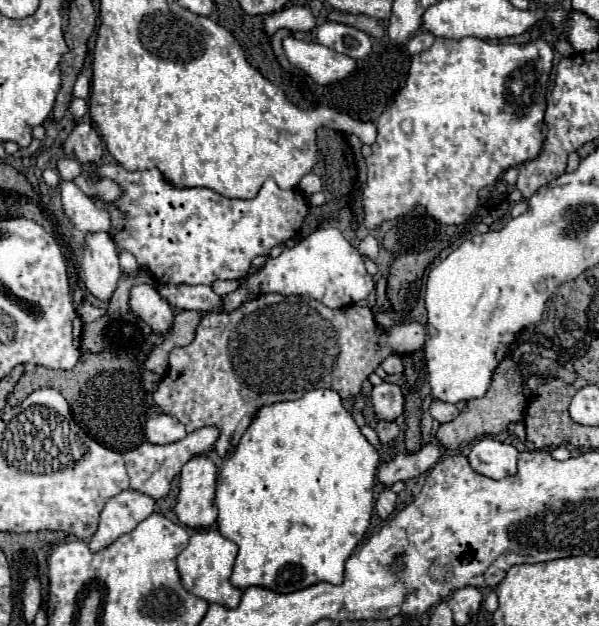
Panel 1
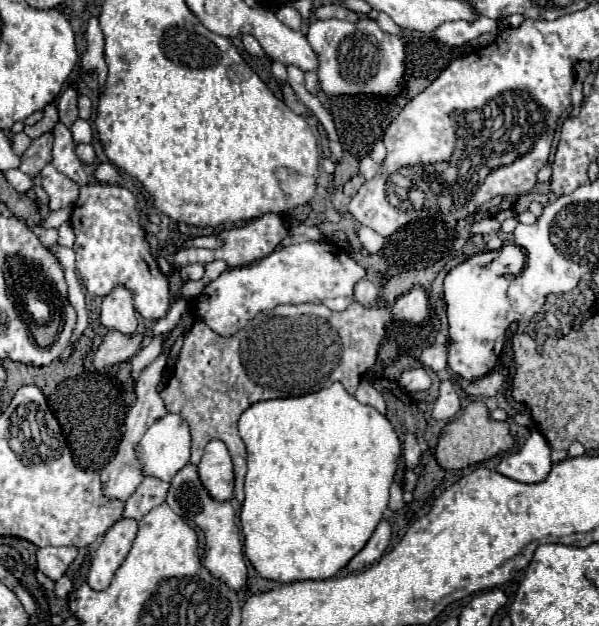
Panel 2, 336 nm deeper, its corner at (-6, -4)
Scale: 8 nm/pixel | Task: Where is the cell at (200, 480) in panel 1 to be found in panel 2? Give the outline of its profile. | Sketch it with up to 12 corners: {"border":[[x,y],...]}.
{"border":[[210,440],[198,464],[216,500],[234,494],[234,472],[222,440]]}

